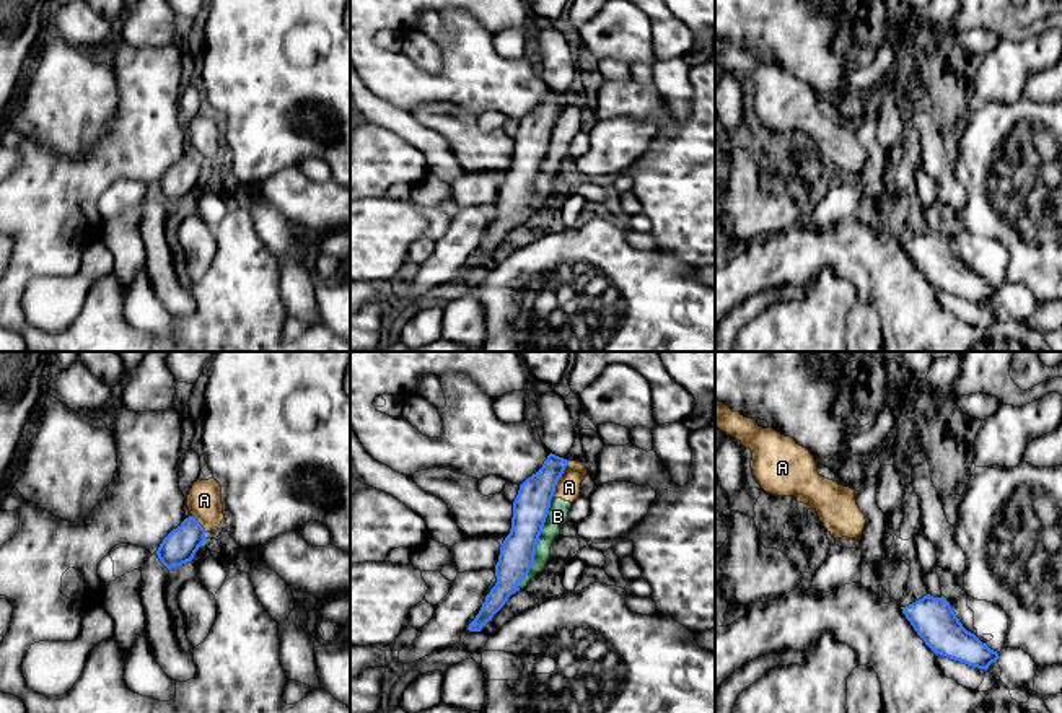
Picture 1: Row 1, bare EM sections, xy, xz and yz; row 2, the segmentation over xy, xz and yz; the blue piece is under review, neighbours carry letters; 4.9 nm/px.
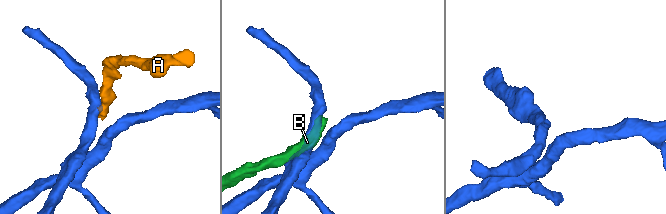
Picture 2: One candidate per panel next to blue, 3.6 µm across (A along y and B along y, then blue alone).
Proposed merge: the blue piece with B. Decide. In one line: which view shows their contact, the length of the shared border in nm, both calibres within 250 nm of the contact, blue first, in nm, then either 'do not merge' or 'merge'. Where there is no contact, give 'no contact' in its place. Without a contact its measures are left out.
xz | 480 nm | 180/100 nm | do not merge

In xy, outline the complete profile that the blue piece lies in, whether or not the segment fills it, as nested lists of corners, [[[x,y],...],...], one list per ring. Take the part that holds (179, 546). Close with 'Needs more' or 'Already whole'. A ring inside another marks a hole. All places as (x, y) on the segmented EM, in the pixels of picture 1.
[[[189,516],[163,539],[156,555],[171,570],[191,562],[204,542],[205,529],[194,516]]]. Already whole

